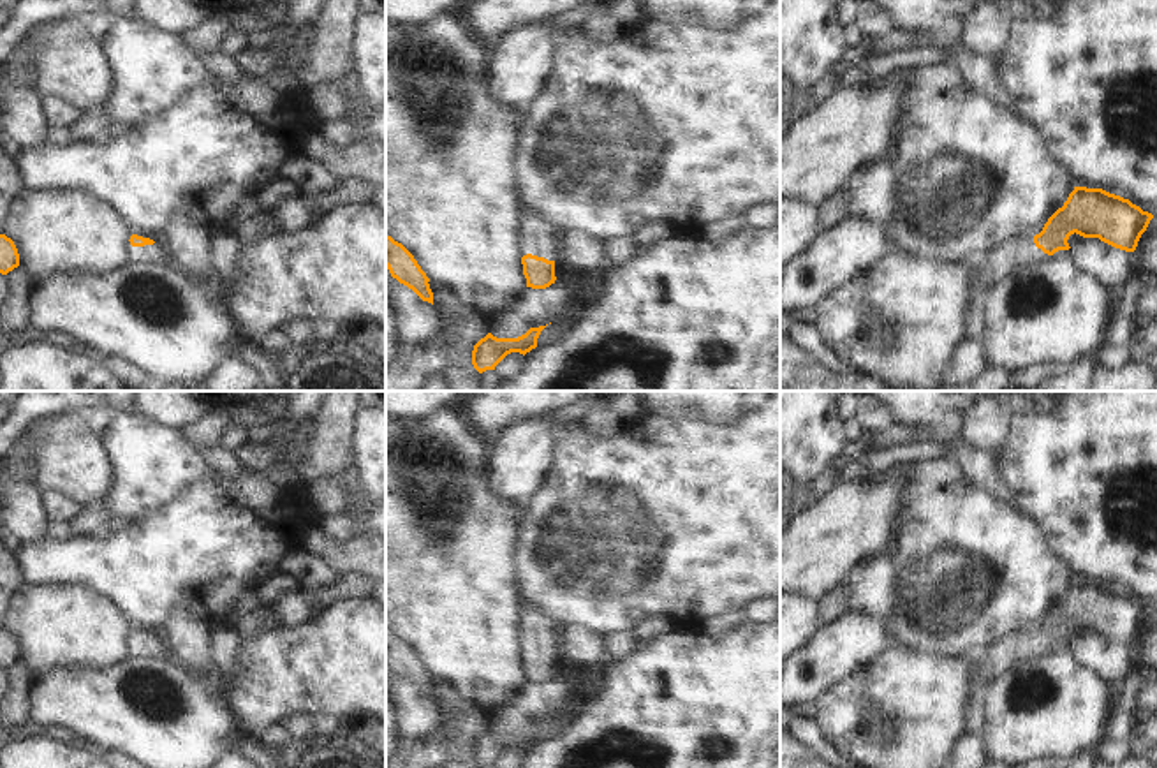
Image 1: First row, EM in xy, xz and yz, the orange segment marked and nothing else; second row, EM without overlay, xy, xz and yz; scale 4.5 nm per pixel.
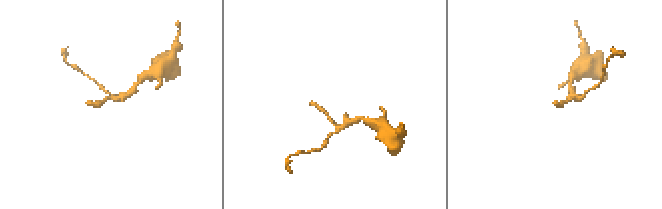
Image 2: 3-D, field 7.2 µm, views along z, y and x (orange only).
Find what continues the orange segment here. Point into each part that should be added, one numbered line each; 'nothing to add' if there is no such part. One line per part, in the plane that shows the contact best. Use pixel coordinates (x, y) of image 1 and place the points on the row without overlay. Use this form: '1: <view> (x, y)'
1: yz (1001, 657)

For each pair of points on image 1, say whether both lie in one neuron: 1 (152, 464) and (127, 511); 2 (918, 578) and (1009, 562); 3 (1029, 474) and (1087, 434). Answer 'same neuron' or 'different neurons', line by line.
1: same neuron
2: same neuron
3: same neuron

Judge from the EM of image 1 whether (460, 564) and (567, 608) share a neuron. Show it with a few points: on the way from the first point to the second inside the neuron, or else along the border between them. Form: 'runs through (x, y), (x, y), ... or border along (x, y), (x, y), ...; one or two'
border along (513, 545), (513, 589), (520, 610); two

